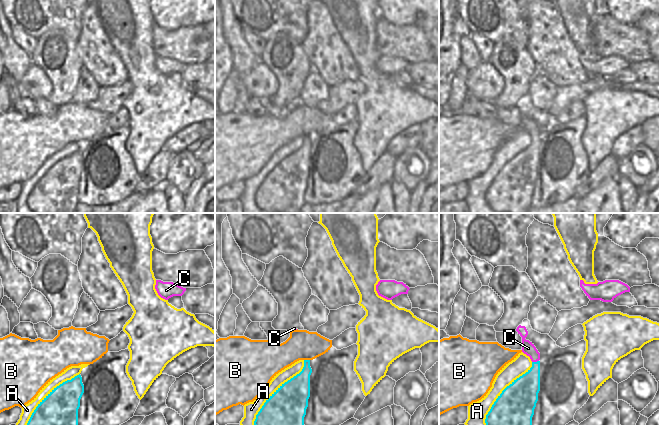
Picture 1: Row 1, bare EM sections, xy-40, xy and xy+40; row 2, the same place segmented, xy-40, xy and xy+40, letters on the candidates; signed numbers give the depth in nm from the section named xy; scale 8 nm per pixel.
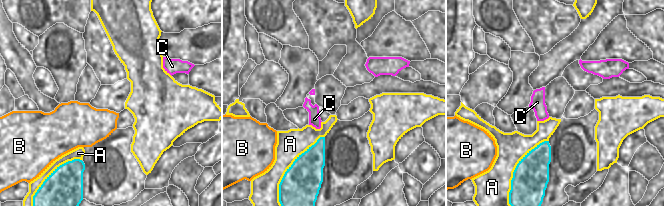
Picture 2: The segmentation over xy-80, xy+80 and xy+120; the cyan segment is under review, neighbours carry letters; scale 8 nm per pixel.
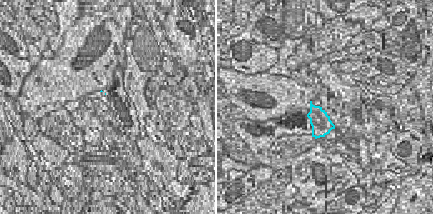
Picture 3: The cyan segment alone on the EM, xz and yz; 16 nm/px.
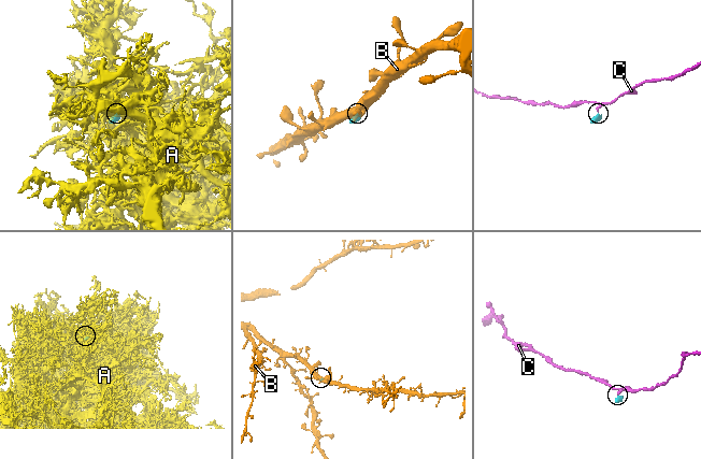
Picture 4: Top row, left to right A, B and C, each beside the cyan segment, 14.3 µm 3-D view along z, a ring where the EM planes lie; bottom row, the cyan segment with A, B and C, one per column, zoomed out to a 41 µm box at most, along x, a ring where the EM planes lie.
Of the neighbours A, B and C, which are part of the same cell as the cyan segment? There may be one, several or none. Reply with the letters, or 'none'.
C

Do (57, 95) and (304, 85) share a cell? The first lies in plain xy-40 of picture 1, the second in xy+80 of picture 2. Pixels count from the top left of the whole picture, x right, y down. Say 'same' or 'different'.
same

